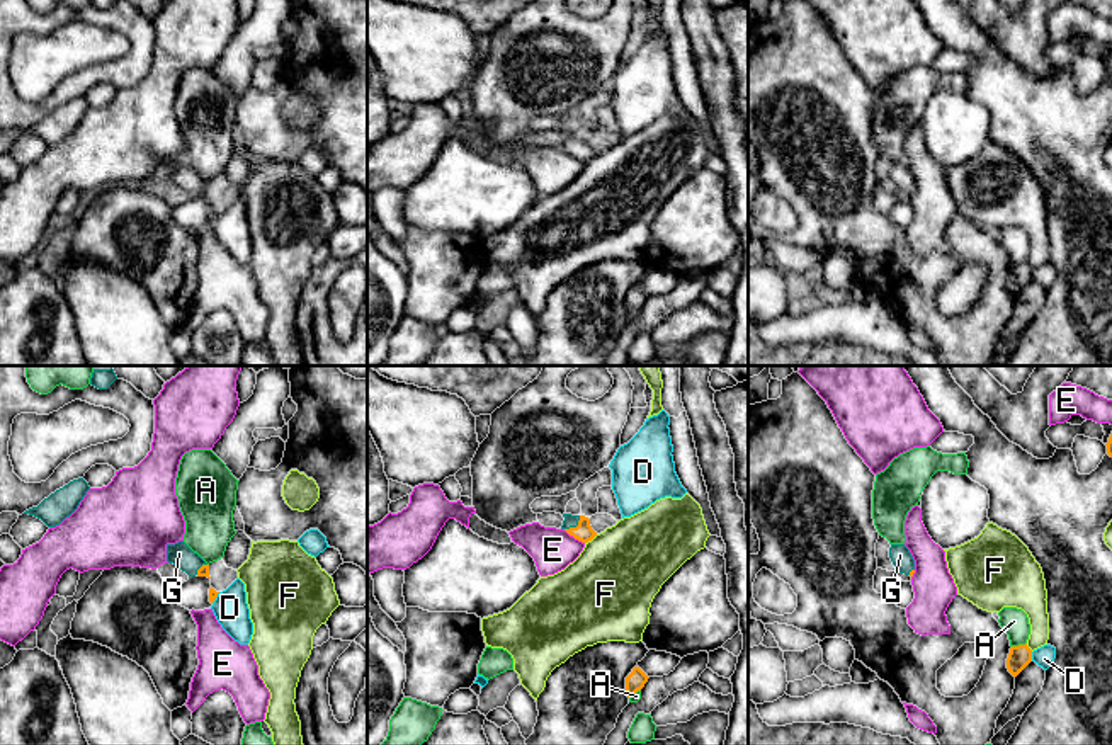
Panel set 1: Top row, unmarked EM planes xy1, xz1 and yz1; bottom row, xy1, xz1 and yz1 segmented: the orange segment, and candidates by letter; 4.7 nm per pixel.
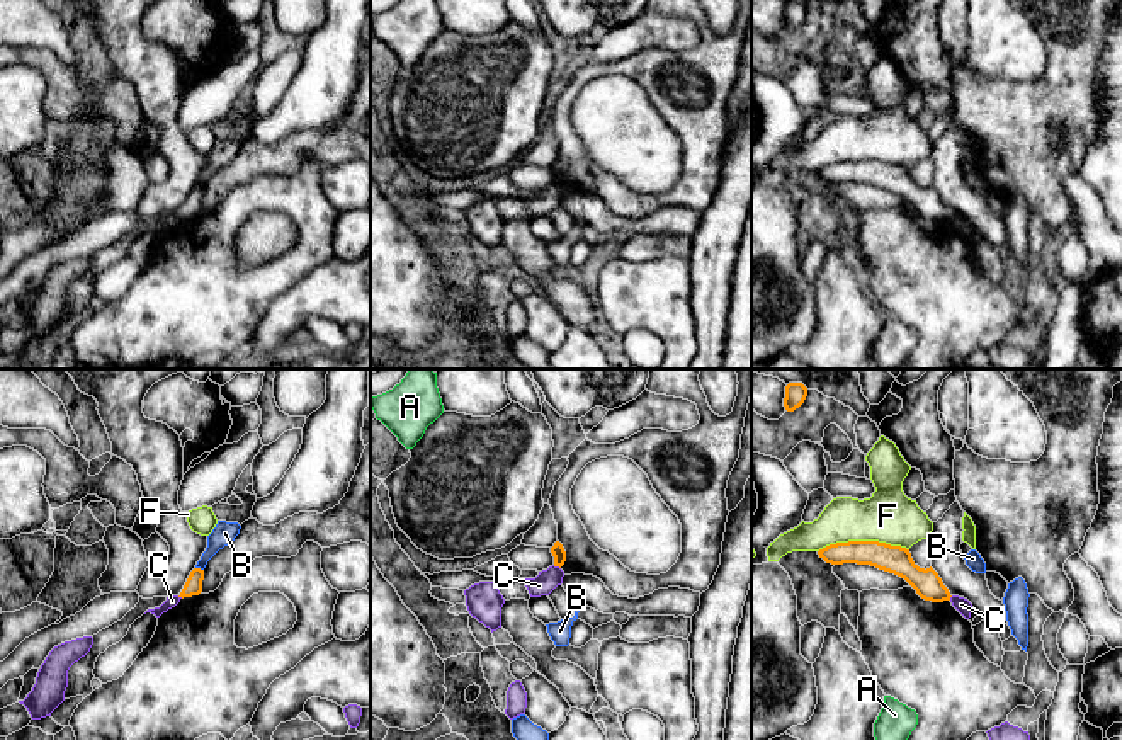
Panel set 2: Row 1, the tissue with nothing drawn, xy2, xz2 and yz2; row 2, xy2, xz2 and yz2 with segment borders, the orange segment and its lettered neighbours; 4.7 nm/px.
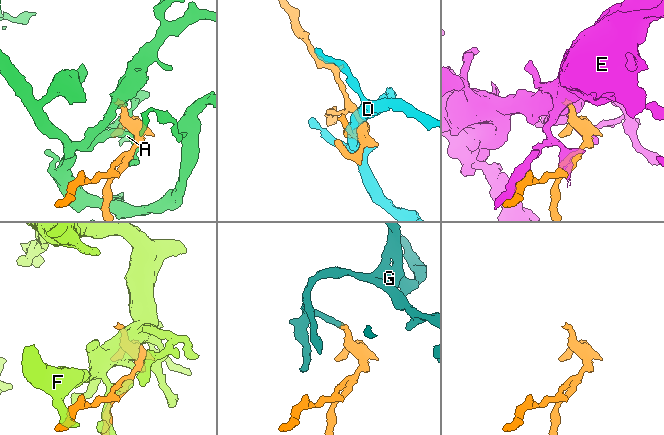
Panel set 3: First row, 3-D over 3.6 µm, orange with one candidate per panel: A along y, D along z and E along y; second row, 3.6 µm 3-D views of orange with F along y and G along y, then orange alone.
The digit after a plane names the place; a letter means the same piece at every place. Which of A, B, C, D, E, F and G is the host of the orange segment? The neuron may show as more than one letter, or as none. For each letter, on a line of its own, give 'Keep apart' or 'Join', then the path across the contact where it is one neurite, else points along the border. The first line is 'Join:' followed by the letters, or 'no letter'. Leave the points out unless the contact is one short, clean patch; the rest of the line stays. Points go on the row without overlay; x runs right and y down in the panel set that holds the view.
Join: G
A: Keep apart
B: Keep apart. Boundary: xy2 (196, 186), (203, 189)
C: Keep apart. Boundary: xz2 (553, 184), (560, 187)
D: Keep apart
E: Keep apart
F: Keep apart
G: Join. Path across: xz1 (584, 150), (577, 145), (570, 140)

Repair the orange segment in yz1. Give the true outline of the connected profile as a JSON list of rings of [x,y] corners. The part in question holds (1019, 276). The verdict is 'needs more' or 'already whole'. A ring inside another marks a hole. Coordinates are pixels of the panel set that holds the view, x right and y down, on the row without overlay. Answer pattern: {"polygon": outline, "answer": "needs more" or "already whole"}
{"polygon": [[[1027,262],[1012,265],[1007,277],[1007,287],[1013,296],[1017,296],[1030,281],[1032,269],[1027,265]]], "answer": "already whole"}

